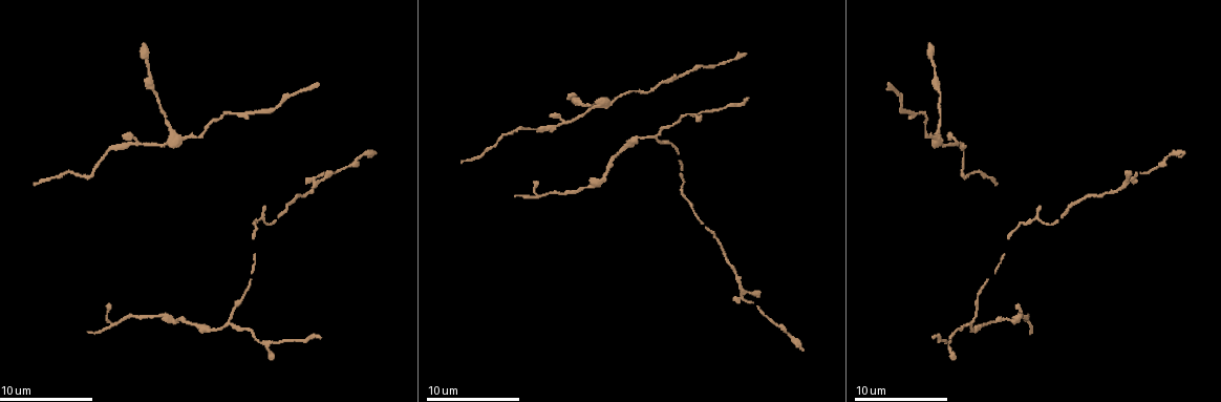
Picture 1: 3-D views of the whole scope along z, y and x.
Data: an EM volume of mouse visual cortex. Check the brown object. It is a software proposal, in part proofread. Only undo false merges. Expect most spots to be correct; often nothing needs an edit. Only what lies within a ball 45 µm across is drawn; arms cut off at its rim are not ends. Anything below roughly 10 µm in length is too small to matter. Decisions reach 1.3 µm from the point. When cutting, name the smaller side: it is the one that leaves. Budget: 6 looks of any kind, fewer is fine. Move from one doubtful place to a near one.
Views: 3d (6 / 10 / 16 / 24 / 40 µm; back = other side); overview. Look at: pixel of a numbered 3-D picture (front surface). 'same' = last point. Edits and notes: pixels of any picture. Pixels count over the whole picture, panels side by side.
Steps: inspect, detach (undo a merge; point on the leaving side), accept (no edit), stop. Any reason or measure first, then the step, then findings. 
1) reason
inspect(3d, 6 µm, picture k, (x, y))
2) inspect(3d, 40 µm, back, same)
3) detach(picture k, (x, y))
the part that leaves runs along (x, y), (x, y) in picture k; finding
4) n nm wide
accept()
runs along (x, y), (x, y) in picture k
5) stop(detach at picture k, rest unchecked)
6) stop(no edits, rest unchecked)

three arms meet
inspect(3d, 16 µm, picture 1, (228, 325))

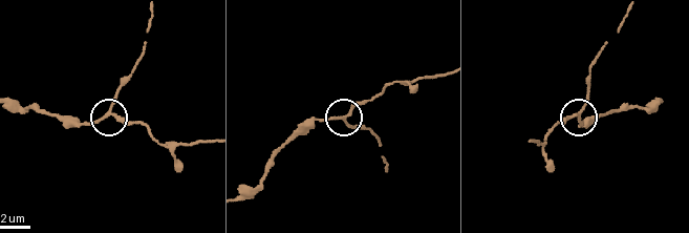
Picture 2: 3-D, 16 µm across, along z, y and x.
3 arms
accept()
runs along (11, 103), (85, 122), (111, 117), (141, 122) in picture 2; one neuron here

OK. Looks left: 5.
sudden change in width
inspect(3d, 10 µm, picture 1, (1037, 219))

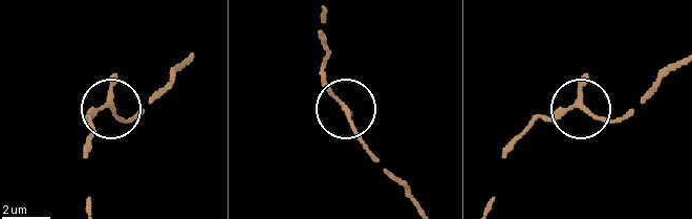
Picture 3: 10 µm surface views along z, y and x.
3 arms
accept()
all the same neuron

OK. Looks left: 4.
a fork
inspect(3d, 16 µm, picture 1, (939, 143))

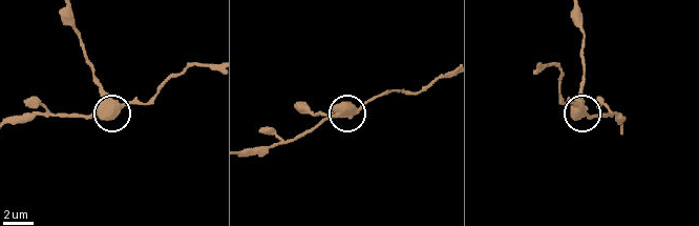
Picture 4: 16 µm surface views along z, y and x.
inspect(3d, 6 µm, picture 4, (581, 113))

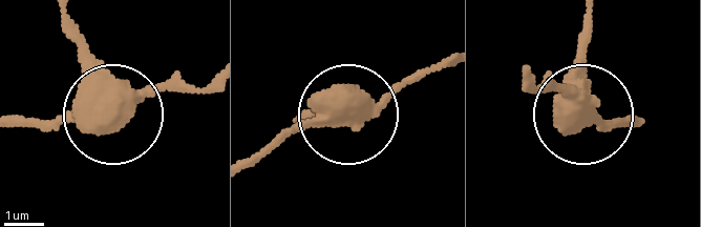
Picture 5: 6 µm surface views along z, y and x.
3 arms
detach(picture 5, (88, 50))
the part that leaves runs along (587, 100), (587, 23) in picture 5; two neurons meet here

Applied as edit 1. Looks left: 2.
stop(detach at picture 5, rest unchecked)

